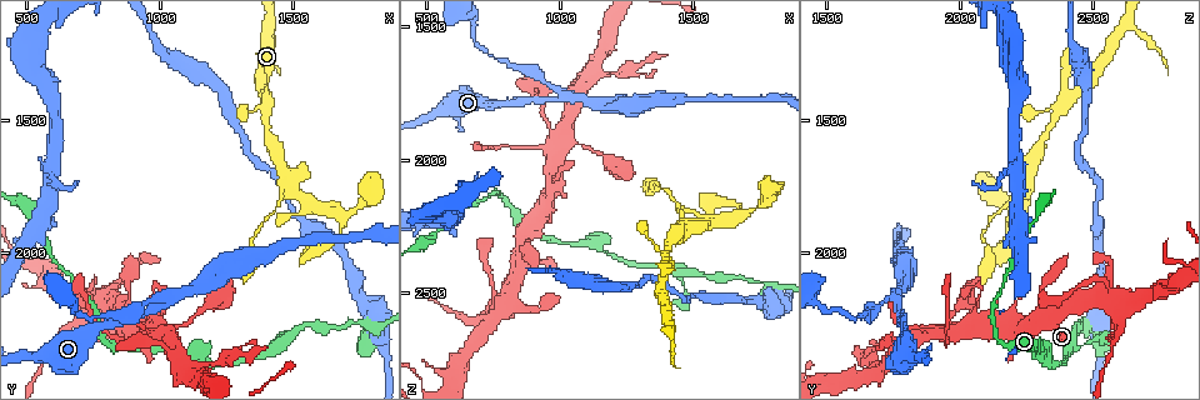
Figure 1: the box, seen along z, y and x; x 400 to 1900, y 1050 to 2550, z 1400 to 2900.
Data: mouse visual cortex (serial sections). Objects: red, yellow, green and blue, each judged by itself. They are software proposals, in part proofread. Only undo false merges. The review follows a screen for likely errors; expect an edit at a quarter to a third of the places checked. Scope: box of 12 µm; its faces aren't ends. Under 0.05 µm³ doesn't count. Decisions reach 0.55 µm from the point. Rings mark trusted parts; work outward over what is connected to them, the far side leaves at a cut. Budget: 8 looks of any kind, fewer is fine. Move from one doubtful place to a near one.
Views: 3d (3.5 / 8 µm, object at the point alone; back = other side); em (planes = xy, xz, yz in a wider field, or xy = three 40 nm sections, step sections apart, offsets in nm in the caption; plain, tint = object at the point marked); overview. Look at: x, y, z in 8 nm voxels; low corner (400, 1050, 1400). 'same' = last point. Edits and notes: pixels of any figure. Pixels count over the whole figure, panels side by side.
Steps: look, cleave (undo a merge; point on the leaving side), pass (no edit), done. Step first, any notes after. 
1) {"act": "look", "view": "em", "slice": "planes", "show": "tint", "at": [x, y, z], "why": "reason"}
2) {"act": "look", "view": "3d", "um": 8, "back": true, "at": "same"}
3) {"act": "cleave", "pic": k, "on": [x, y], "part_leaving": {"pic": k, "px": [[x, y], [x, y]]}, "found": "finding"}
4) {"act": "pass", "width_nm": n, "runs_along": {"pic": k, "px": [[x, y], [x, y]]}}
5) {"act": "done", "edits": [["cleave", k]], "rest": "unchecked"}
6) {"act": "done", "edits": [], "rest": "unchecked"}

{"act": "look", "view": "3d", "um": 3.5, "at": [1400, 1400, 2390], "why": "four arms meet"}

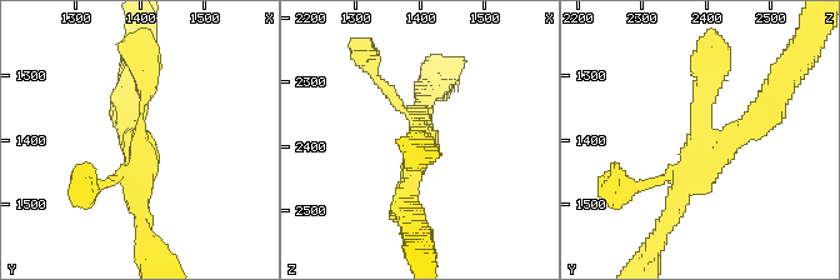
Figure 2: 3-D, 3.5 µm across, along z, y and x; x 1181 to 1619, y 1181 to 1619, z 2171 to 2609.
{"act": "look", "view": "em", "slice": "xy", "step": 3, "show": "tint", "at": [1400, 1405, 2385], "arms": 4, "arm_widths_nm": [150, 250, 300, 300]}

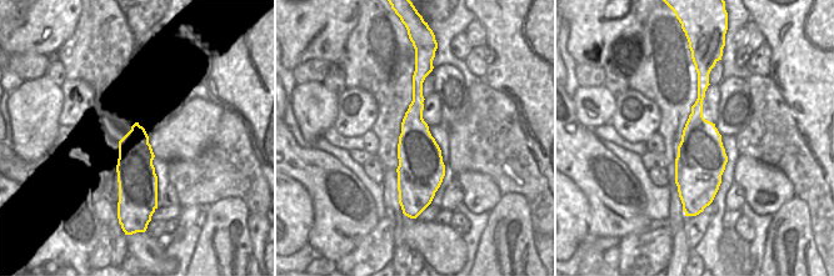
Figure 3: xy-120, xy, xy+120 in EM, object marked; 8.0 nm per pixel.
{"act": "pass", "runs_along": {"pic": 3, "px": [[424, 73], [405, 202]]}, "found": "all the same cell"}

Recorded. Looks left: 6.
{"act": "look", "view": "3d", "um": 3.5, "at": [1490, 1730, 2250], "why": "branch point"}

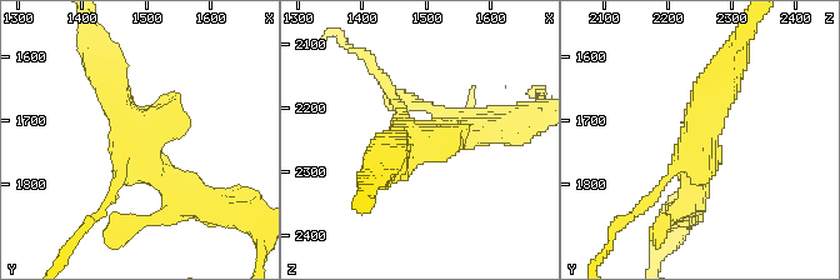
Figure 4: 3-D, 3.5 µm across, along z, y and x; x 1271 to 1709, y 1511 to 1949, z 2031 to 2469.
{"act": "look", "view": "em", "slice": "planes", "show": "tint", "at": [1480, 1740, 2245], "why": "need the tissue"}

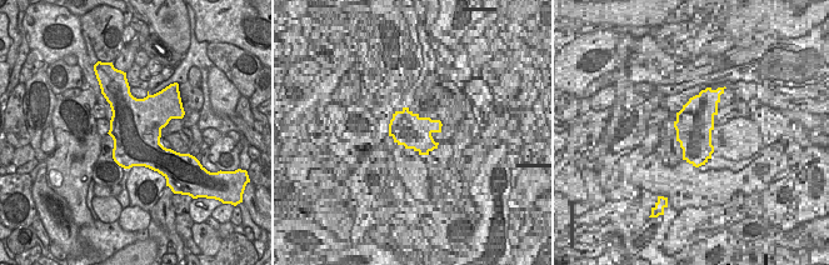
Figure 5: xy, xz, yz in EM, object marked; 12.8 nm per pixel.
{"act": "pass", "runs_along": {"pic": 4, "px": [[108, 75], [131, 148], [196, 201]]}, "found": "all the same cell"}

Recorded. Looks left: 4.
{"act": "look", "view": "3d", "um": 8, "at": [1660, 1960, 2170], "why": "narrows sharply"}

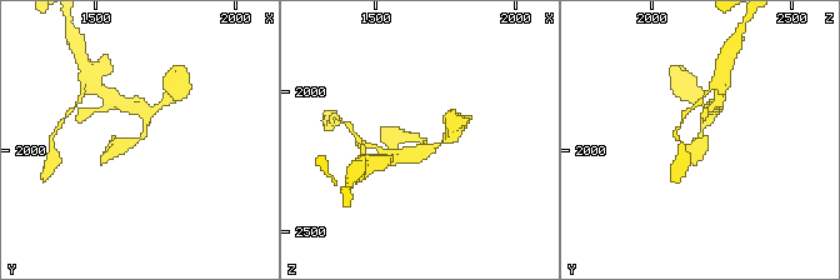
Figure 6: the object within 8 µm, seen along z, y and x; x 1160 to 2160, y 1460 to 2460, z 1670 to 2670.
{"act": "look", "view": "em", "slice": "xy", "step": 3, "show": "tint", "at": [1660, 1960, 2160]}

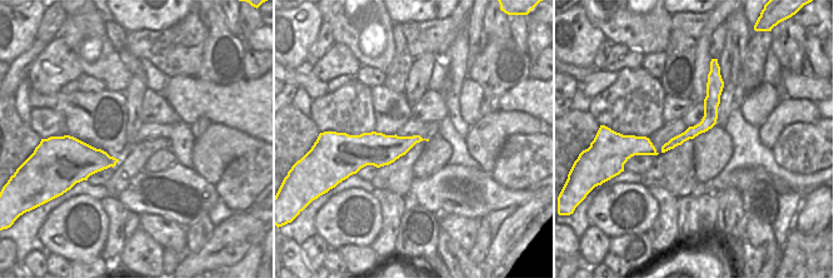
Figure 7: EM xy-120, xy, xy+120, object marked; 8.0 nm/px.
{"act": "pass", "arm_widths_nm": [350, 350], "runs_along": {"pic": 6, "px": [[140, 109], [143, 136], [106, 156]]}, "found": "one cell here"}

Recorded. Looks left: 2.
{"act": "look", "view": "3d", "um": 3.5, "at": [1780, 2270, 2470], "why": "arms part here"}

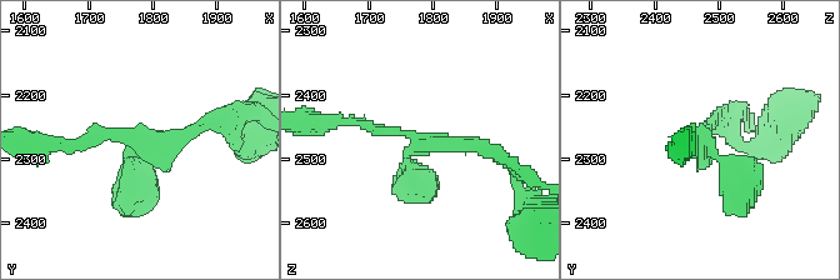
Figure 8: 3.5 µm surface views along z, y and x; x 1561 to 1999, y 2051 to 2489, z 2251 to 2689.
{"act": "look", "view": "em", "slice": "xy", "step": 5, "show": "tint", "at": [1775, 2275, 2480]}

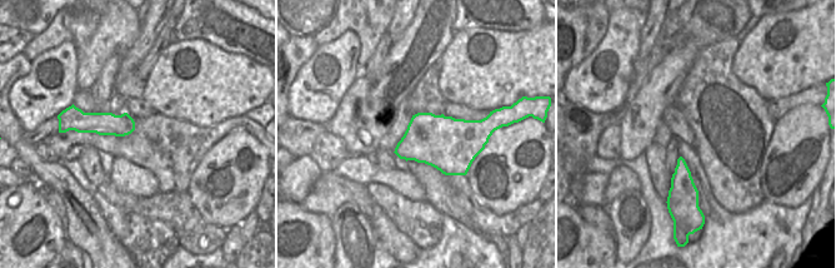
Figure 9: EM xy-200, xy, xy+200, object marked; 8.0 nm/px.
{"act": "pass", "arms": 3, "arm_widths_nm": [150, 200, 350], "runs_along": {"pic": 8, "px": [[65, 144], [134, 133], [126, 205]]}, "found": "one cell here"}

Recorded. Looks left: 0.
{"act": "done", "edits": [], "rest": "unchecked"}

